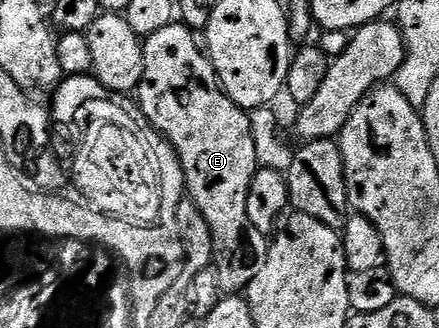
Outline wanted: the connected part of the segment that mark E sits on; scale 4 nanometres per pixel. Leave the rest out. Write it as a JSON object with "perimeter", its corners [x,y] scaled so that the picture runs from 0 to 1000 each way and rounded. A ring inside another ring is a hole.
{"perimeter":[[[390,67],[371,88],[344,98],[330,113],[328,226],[310,271],[310,305],[321,351],[333,351],[330,375],[353,405],[367,409],[405,463],[408,488],[424,534],[424,576],[431,607],[451,619],[469,683],[478,692],[478,720],[487,729],[483,817],[492,832],[492,863],[508,893],[551,896],[583,848],[588,817],[574,796],[560,793],[551,759],[551,729],[560,695],[572,692],[565,652],[565,591],[574,543],[592,509],[583,476],[583,439],[576,433],[574,384],[563,332],[549,329],[506,268],[487,192],[465,155],[453,113],[415,67]]]}

